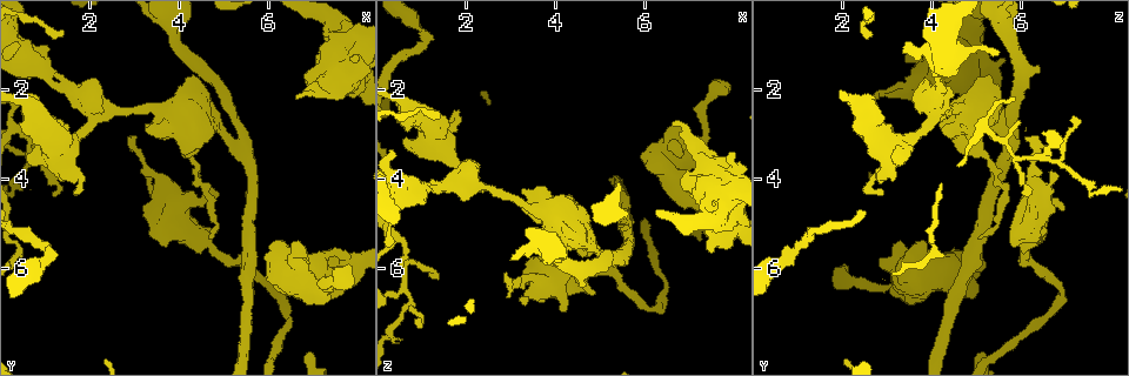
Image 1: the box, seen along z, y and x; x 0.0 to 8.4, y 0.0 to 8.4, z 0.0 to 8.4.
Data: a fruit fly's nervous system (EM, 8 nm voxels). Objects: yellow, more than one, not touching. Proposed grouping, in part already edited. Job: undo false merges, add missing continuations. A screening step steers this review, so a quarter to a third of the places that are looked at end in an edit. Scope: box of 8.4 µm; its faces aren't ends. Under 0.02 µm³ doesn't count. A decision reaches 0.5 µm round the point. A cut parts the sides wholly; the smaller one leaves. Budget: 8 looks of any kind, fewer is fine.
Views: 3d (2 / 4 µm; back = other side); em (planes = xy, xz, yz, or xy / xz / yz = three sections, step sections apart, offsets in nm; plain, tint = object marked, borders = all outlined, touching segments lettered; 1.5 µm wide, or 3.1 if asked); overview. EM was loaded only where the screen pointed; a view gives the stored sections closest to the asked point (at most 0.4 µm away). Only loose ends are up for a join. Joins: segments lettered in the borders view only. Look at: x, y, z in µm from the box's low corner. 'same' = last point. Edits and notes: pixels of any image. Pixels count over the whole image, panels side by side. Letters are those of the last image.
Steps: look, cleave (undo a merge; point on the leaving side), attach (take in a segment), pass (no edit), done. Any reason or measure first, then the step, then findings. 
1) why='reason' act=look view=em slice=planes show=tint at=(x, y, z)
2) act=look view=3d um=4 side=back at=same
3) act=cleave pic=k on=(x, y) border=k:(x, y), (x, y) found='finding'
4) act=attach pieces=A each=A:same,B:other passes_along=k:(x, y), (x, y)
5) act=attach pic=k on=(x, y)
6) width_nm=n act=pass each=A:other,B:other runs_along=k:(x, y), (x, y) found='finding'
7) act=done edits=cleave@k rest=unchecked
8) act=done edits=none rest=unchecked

why='three arms meet' act=look view=3d um=4 side=back at=(5.30, 3.20, 5.80)

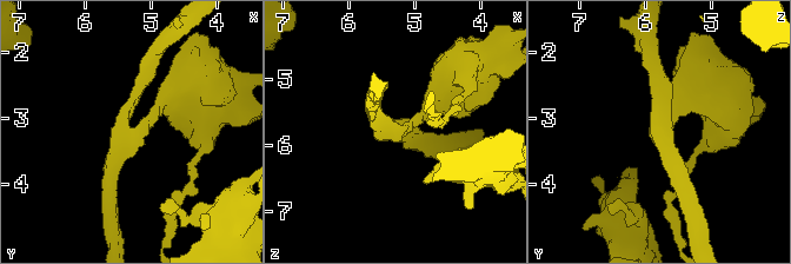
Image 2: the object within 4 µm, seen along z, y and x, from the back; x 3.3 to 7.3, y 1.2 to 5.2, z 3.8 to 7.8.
arms=3 arm_widths_nm=170,190,220 act=look view=em um=3.1 slice=planes show=borders at=(5.25, 3.20, 5.80)

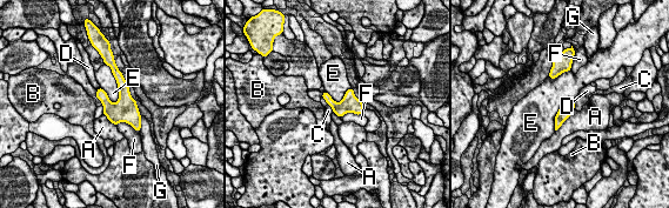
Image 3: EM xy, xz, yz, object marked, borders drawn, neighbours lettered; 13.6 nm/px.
width_nm=180 act=pass each=A:other,B:other,C:other,D:other,E:other,F:other,G:other border=3:(106, 65), (118, 88), (114, 104) found='continuous, no second neuron'

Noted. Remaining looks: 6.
why='sudden change in width' act=look view=3d um=4 at=(4.75, 5.60, 6.10)

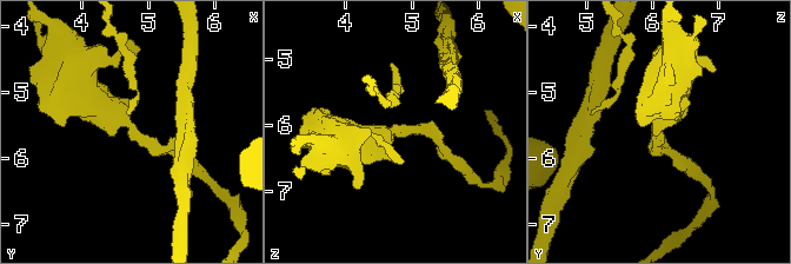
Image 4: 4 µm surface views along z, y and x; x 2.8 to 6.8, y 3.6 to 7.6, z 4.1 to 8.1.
act=look view=em slice=xz step=8 show=tint at=(4.70, 5.50, 6.05)

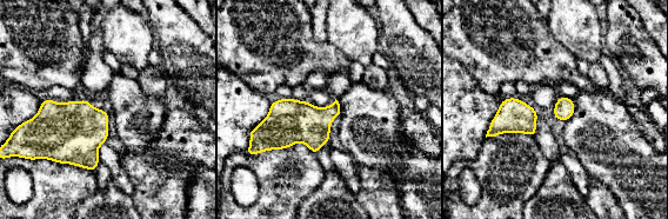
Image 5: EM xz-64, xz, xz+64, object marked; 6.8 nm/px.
act=look view=em slice=planes show=borders at=same

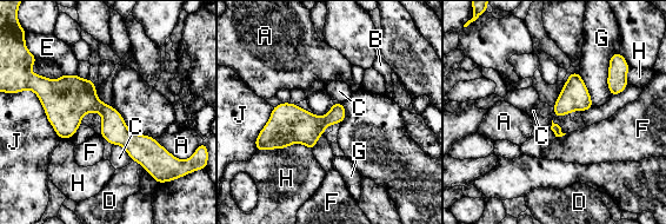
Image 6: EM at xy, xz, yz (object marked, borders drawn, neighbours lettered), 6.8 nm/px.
act=pass each=A:other,B:other,C:other,D:other,E:other,F:other,G:other,H:other,J:other found='all the same neuron'

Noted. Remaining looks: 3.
why='thin end' act=look view=3d um=2 at=(2.95, 3.05, 6.10)

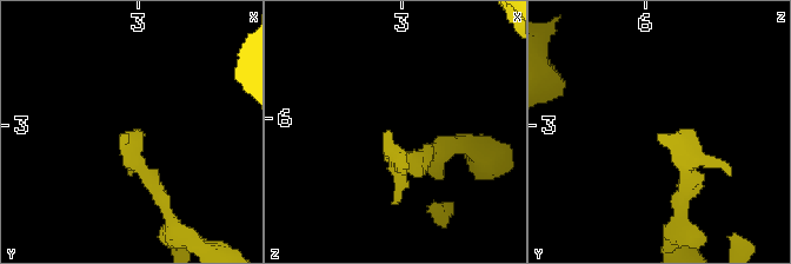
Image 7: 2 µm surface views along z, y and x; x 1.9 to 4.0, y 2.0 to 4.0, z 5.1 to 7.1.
why='now the EM' act=look view=em slice=xz step=4 show=borders at=(2.92, 3.04, 6.12)

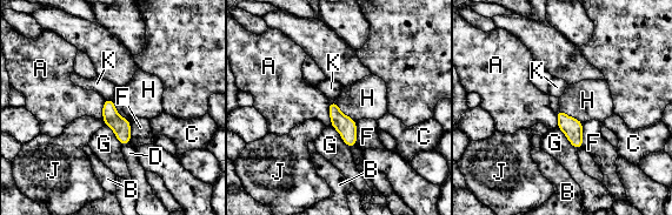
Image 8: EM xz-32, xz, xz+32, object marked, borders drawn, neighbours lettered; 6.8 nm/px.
act=pass each=A:other,B:other,C:other,D:other,F:other,G:other,H:other,J:other,K:other border=8:(101, 119), (106, 125) found='no lettered segment goes on from it'

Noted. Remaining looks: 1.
act=done edits=none rest=unchecked

